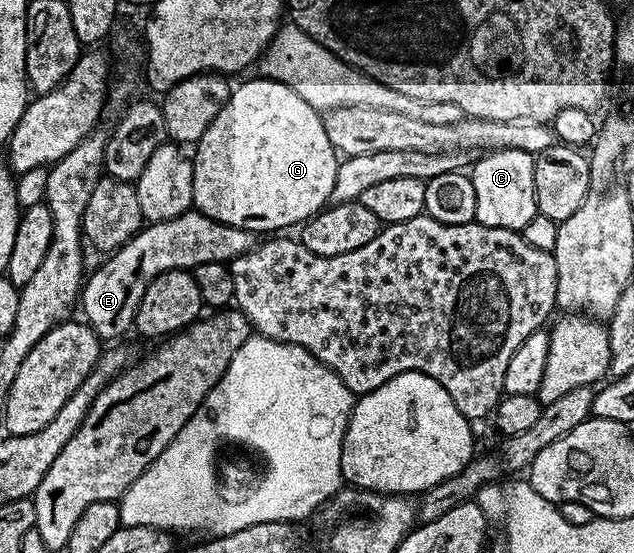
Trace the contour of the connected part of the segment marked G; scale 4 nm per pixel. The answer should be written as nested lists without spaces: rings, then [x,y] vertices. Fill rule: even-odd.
[[[258,77],[236,86],[209,129],[193,147],[194,210],[225,225],[256,233],[279,233],[282,227],[302,225],[328,206],[341,162],[325,133],[323,115],[307,104],[289,85]]]

